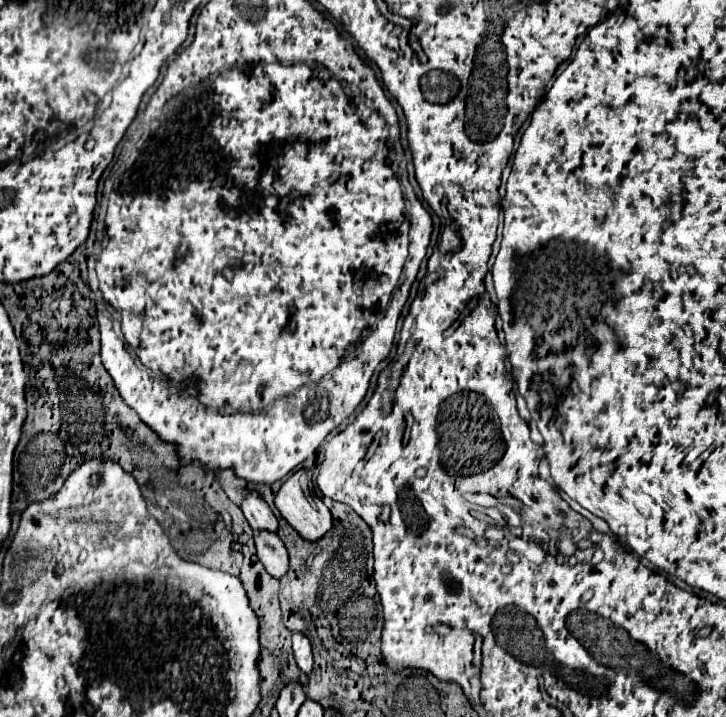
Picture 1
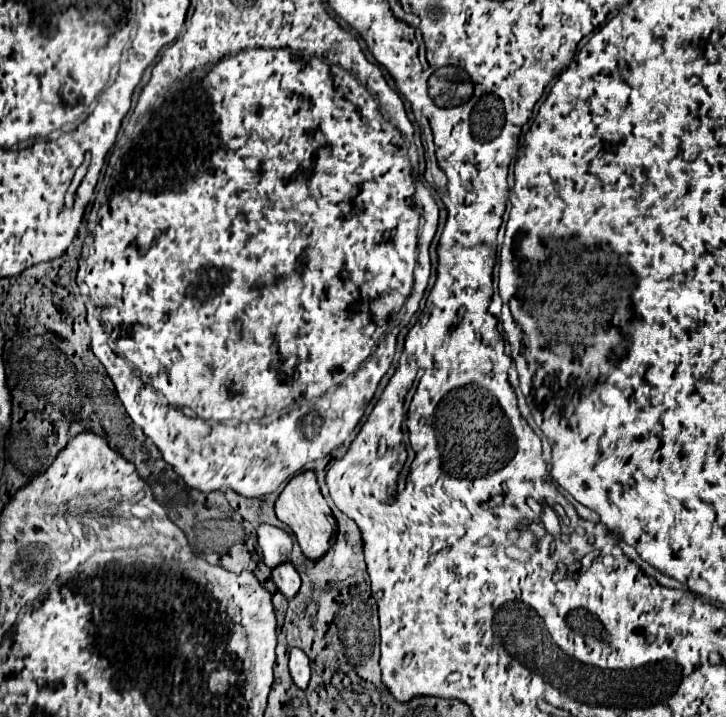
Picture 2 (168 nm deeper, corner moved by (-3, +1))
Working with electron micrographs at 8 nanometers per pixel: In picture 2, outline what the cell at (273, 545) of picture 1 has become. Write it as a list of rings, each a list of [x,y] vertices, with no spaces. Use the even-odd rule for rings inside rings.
[[[290,562],[278,564],[276,568],[272,568],[272,580],[286,598],[292,598],[300,588],[300,576]]]

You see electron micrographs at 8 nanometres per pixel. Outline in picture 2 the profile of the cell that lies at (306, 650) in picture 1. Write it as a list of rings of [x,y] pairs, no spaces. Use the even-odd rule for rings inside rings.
[[[300,648],[290,650],[290,676],[298,688],[306,688],[310,682],[310,660]]]

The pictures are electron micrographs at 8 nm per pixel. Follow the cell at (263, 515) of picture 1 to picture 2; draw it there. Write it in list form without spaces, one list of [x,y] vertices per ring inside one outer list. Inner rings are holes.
[[[260,524],[256,528],[256,534],[258,534],[258,544],[264,552],[264,562],[268,568],[274,568],[280,562],[290,560],[292,538],[284,530],[270,524]]]

